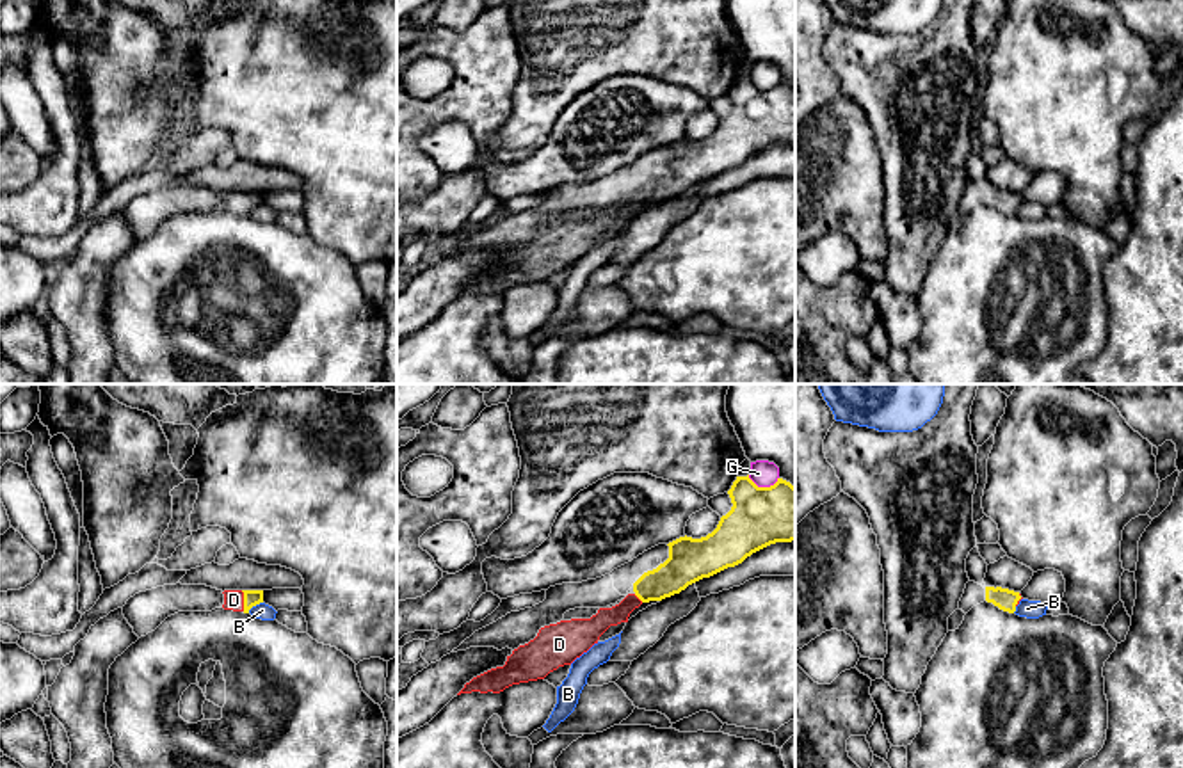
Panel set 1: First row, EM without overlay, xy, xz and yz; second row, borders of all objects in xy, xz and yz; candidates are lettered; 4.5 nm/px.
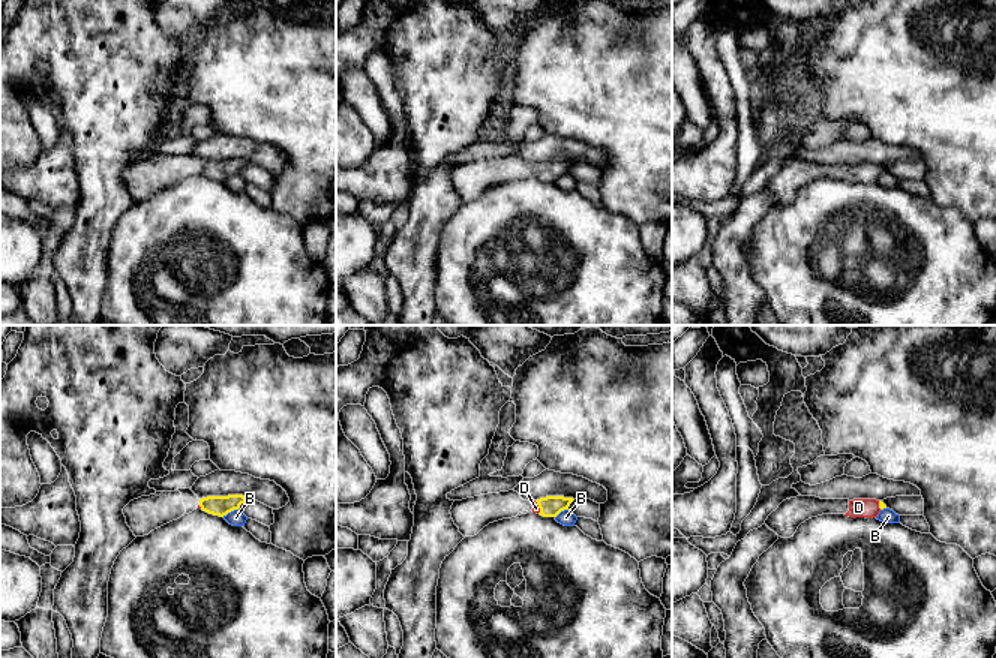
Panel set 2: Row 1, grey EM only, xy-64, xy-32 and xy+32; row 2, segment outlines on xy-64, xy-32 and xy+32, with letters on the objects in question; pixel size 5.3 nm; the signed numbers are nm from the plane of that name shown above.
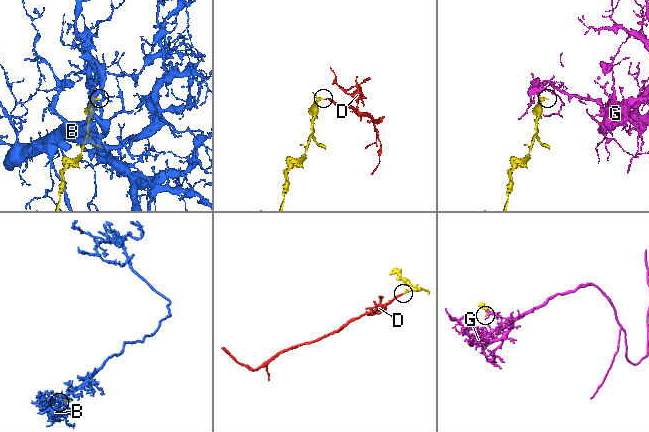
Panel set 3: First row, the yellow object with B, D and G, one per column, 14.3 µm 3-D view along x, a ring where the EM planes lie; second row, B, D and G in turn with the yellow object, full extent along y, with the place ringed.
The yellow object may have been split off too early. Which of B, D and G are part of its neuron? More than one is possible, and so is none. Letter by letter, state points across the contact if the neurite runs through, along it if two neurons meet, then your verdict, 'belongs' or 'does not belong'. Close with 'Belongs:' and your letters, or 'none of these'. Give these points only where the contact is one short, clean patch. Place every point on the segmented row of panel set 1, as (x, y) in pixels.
B: does not belong
D: across xy (251, 598), (244, 601), (233, 600) | belongs
G: along xz (748, 475), (758, 486), (772, 486), (778, 480) | does not belong
Belongs: D

